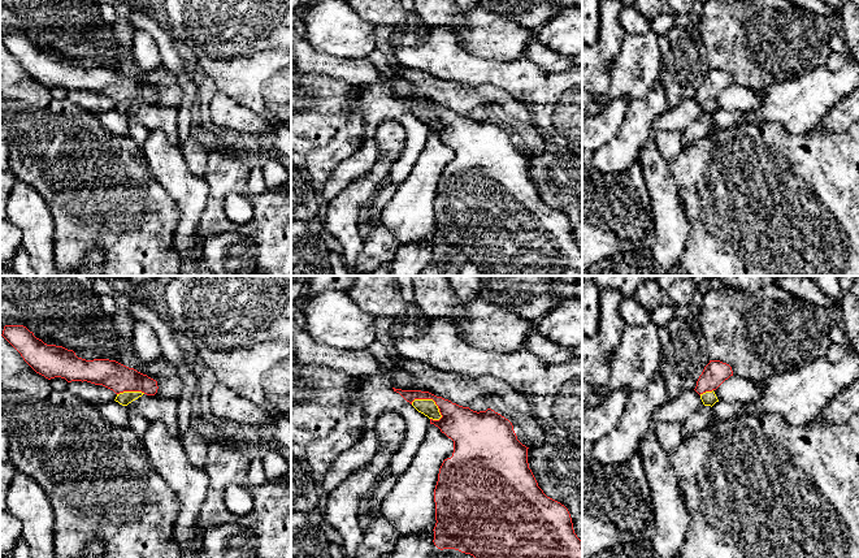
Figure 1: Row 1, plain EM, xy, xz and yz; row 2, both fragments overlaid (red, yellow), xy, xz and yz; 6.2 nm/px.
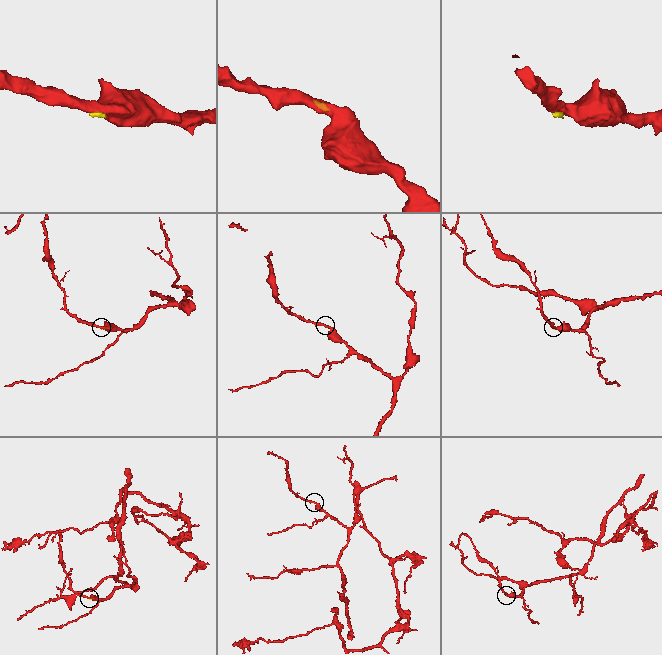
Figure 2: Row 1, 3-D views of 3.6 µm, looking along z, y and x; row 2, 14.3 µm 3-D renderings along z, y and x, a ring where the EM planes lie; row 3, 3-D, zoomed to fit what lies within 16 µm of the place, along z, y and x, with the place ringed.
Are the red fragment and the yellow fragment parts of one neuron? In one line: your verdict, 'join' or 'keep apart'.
keep apart

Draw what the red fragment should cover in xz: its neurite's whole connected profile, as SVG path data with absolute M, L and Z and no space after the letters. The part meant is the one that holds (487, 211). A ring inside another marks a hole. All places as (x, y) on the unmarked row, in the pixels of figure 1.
M392 98L411 113L415 108L433 108L442 126L430 127L430 133L454 150L452 165L443 169L434 198L437 232L433 251L438 258L470 263L485 276L582 276L582 250L574 242L571 222L538 195L528 172L529 156L517 148L508 127L491 117L477 121L429 100Z

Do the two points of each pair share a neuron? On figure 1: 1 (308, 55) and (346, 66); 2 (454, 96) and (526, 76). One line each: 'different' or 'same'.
1: same
2: different

